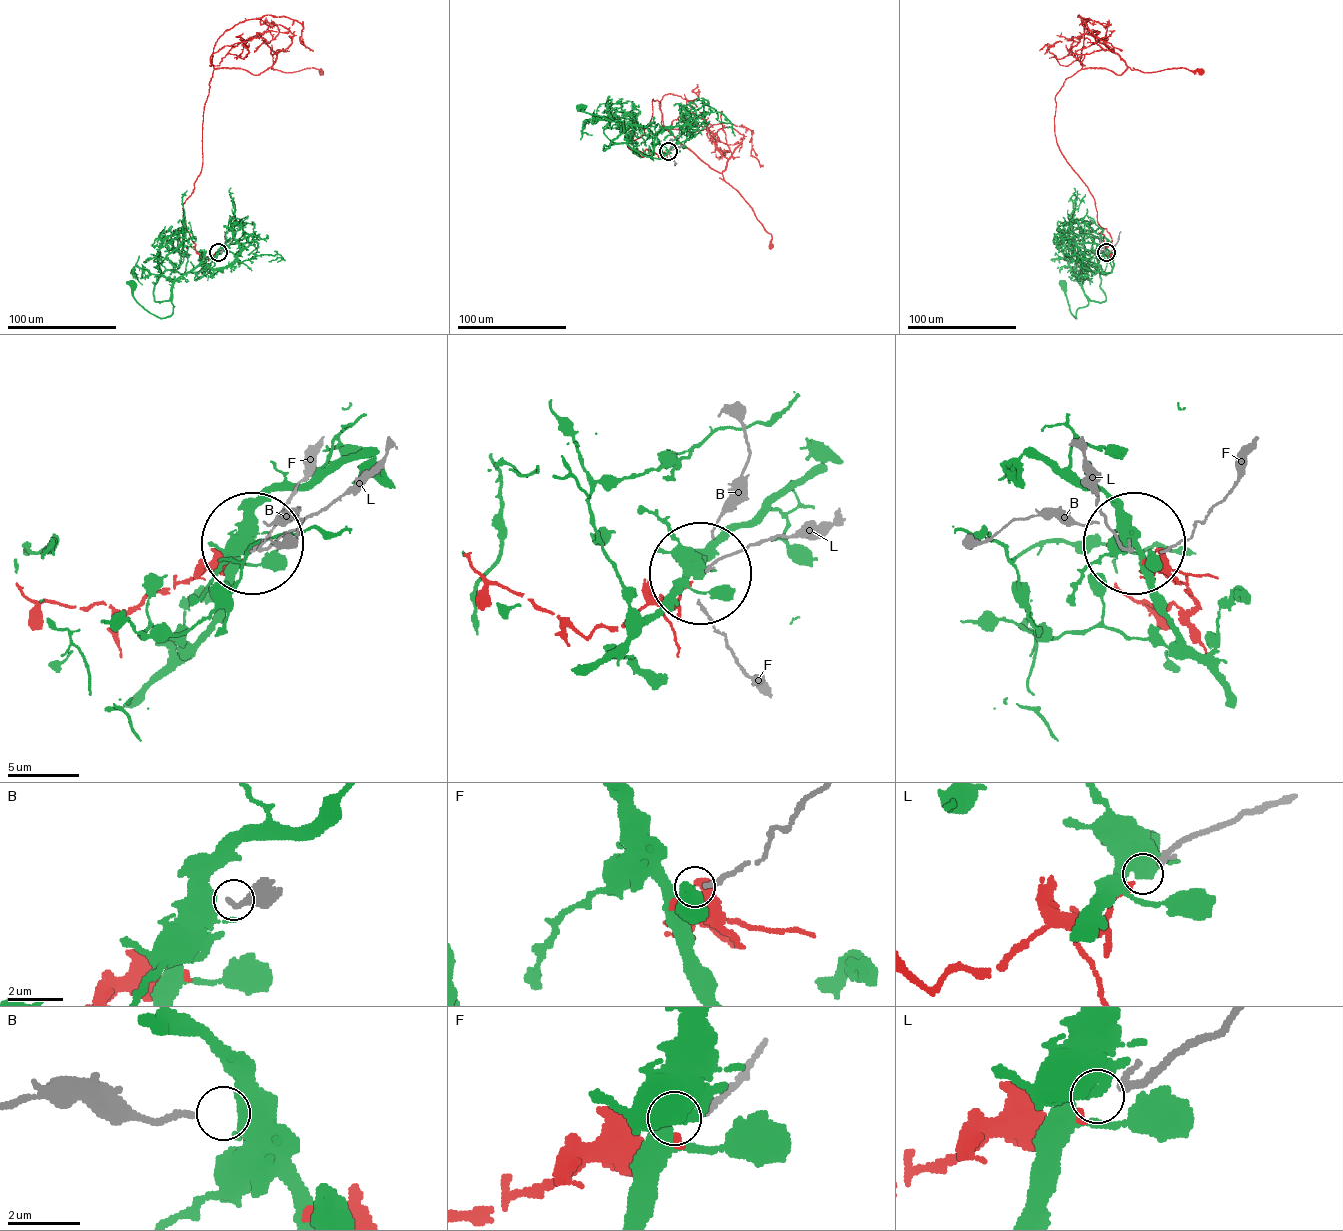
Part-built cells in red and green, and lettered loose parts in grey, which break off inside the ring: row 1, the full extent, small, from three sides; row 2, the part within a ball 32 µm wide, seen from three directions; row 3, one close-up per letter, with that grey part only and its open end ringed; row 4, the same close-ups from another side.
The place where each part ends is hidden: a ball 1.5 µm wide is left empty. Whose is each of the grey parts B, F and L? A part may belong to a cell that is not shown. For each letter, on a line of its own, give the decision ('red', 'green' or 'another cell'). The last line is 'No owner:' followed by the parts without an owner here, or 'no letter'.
B: another cell
F: another cell
L: red
No owner: B, F

